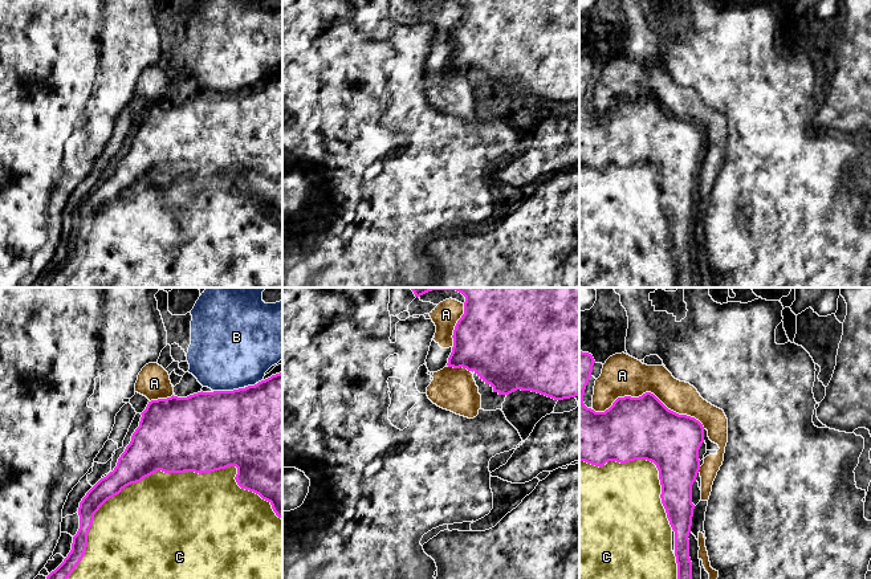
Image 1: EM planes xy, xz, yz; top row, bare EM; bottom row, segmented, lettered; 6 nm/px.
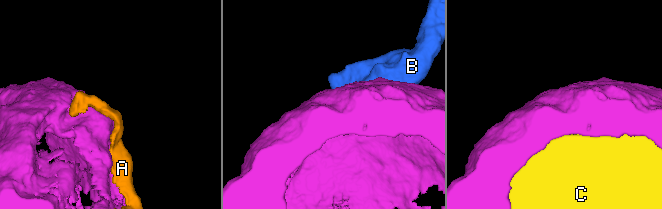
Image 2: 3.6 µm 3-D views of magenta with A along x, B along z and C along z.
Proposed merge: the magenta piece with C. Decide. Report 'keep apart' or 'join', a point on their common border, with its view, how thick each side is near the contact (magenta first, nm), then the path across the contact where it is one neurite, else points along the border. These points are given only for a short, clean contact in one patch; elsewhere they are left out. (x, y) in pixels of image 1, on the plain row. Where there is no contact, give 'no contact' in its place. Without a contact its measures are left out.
join; contact xy (162, 174); calibres 460 and 480 nm

